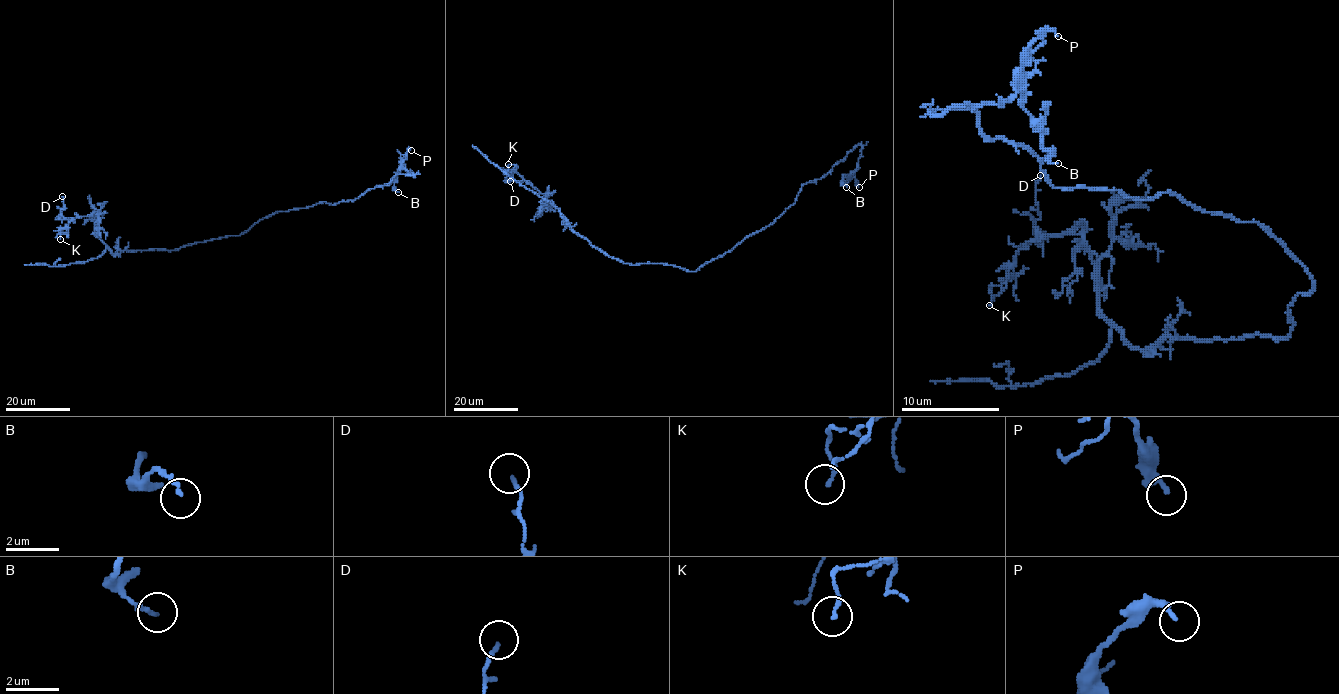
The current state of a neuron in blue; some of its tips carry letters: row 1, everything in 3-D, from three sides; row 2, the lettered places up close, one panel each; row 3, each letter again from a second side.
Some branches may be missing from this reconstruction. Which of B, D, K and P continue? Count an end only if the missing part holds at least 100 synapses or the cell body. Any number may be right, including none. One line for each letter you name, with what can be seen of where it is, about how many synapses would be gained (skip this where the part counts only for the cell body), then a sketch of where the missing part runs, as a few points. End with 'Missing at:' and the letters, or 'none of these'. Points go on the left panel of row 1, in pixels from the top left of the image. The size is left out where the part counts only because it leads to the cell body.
Missing at: none of these

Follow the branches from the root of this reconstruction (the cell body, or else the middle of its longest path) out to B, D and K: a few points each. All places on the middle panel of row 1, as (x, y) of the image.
B: (702, 265), (770, 225), (794, 203), (803, 185), (823, 178), (860, 144), (858, 168), (841, 181), (846, 187)
D: (702, 265), (688, 271), (610, 257), (579, 236), (544, 193), (525, 181), (510, 181)
K: (702, 265), (688, 271), (608, 256), (579, 236), (547, 196), (508, 164)

